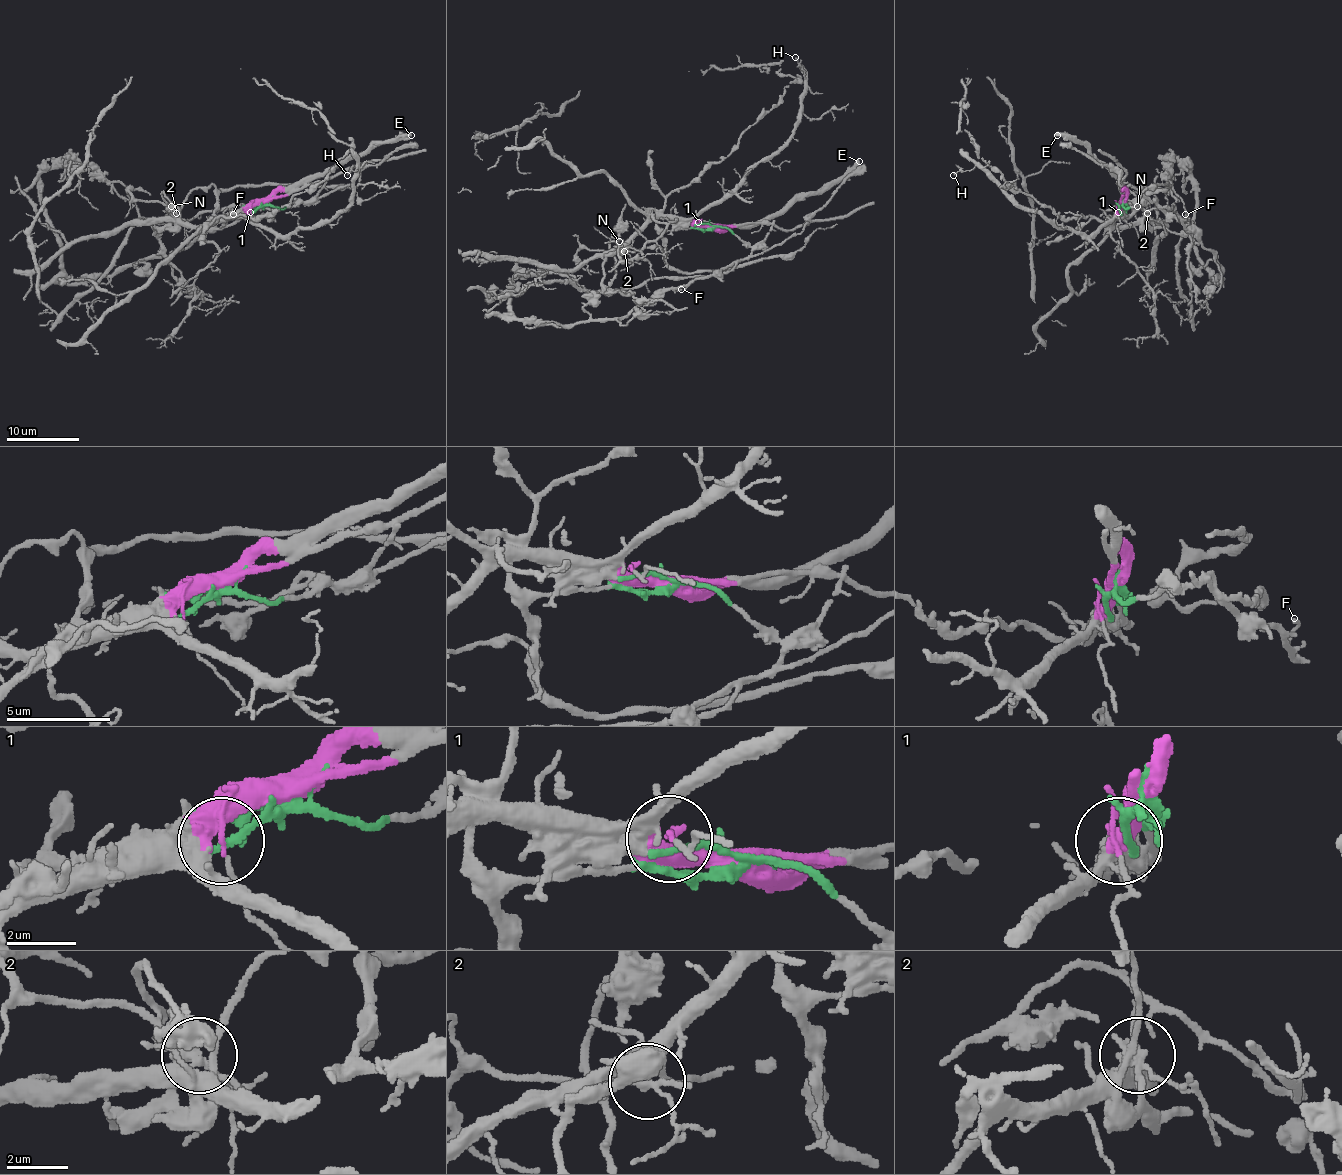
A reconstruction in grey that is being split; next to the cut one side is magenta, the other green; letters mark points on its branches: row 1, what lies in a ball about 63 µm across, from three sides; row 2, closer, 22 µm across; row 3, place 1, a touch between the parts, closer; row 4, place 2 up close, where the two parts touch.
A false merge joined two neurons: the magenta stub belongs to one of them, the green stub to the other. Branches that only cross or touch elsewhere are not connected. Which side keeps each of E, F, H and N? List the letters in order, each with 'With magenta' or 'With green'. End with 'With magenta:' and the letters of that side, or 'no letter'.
E: With magenta
F: With green
H: With magenta
N: With green
With magenta: E, H

